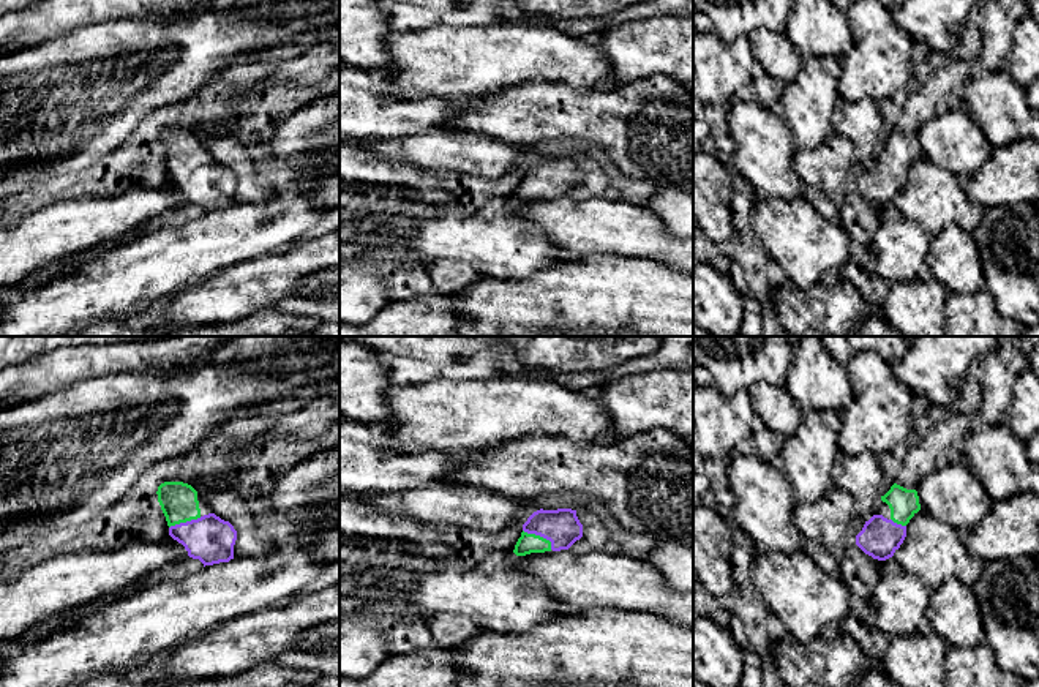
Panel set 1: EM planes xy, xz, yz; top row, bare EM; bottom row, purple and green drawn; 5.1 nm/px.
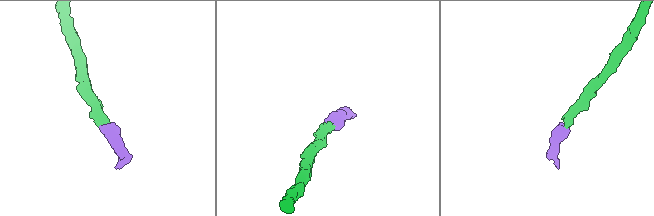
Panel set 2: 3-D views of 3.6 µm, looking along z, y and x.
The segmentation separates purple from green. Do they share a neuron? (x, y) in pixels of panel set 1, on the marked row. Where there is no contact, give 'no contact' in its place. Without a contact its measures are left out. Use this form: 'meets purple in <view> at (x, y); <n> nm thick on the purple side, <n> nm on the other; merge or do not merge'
meets purple in xz at (540, 536); 190 nm thick on the purple side, 100 nm on the other; merge

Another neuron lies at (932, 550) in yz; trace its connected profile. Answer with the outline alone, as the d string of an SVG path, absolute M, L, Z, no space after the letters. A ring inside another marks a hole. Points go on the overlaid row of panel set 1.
M922 509L906 524L906 537L892 557L903 572L916 575L930 591L949 578L973 586L985 564L968 553L958 531Z

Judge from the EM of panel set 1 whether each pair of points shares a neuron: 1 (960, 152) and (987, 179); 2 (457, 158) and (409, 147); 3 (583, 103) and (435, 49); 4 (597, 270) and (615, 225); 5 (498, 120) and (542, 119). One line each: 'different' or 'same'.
1: different
2: same
3: different
4: different
5: same

